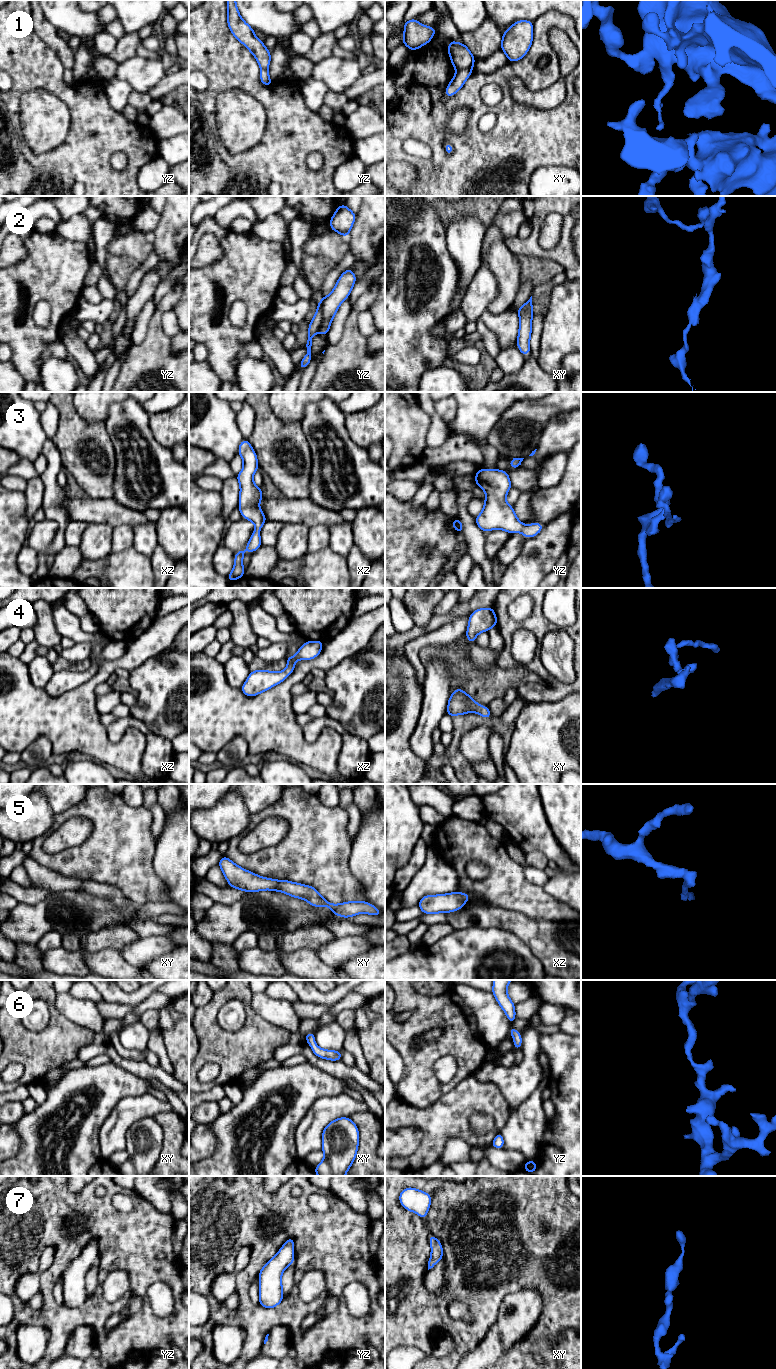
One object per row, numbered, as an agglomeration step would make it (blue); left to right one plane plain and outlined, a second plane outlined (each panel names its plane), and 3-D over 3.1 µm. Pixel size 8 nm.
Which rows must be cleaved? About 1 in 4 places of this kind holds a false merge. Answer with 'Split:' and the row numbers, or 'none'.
Split: 1, 2

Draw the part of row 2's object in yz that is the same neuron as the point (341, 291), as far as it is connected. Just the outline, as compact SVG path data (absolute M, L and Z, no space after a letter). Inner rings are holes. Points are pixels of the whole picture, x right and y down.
M349 267L339 277L332 292L324 298L322 308L322 322L320 332L323 336L327 336L330 324L343 301L350 296L351 290L356 282L354 272Z

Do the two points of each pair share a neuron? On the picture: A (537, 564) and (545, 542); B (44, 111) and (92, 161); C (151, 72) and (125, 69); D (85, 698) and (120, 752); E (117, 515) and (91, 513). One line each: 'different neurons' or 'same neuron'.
A: same neuron
B: different neurons
C: same neuron
D: same neuron
E: same neuron

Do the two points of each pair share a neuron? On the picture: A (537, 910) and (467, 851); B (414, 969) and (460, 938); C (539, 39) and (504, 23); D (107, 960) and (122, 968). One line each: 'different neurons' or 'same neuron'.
A: same neuron
B: same neuron
C: different neurons
D: same neuron

